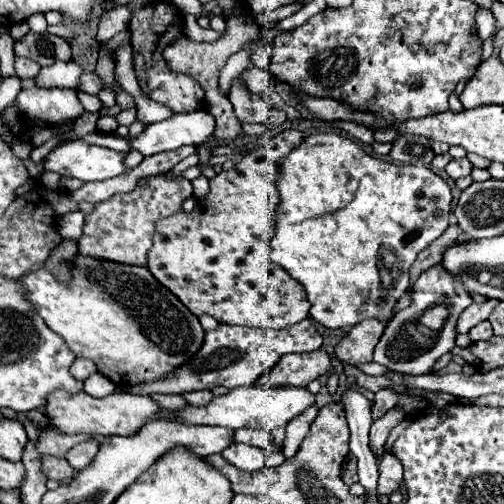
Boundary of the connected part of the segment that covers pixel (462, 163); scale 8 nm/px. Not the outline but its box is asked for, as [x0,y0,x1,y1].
[444,157,472,179]

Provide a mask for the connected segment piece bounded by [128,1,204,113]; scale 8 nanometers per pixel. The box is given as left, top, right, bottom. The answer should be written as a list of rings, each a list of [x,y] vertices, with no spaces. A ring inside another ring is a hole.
[[[154,1],[132,11],[128,21],[130,43],[134,49],[134,73],[140,83],[140,89],[152,99],[166,107],[174,107],[174,113],[192,113],[204,101],[204,91],[196,79],[186,73],[176,73],[168,67],[164,59],[164,49],[184,35],[184,19],[182,13],[168,1]]]

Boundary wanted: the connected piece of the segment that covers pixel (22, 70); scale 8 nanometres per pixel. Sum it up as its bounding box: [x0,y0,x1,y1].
[16,57,40,79]

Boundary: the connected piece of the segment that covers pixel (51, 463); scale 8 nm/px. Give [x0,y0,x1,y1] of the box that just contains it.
[42,457,76,483]

